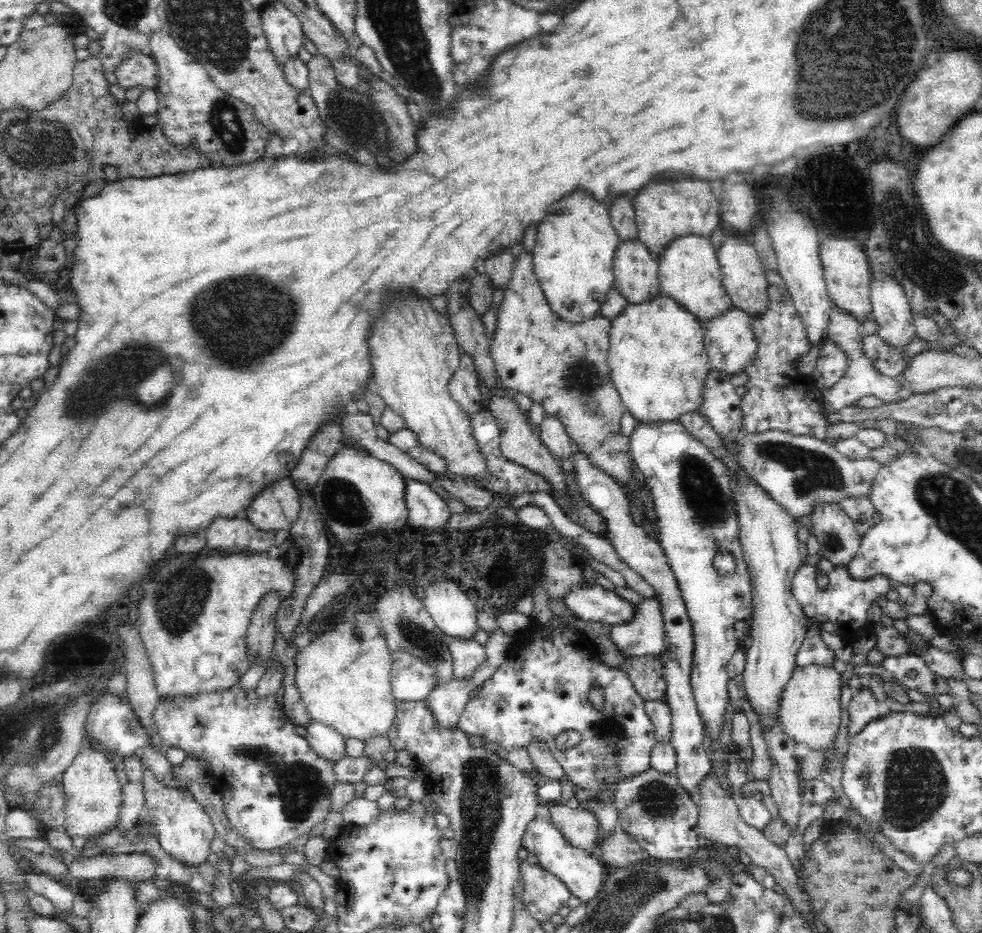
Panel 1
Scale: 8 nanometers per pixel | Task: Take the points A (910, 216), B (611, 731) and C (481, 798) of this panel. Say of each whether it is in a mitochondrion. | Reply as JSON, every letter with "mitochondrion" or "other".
{"A":"other","B":"mitochondrion","C":"mitochondrion"}

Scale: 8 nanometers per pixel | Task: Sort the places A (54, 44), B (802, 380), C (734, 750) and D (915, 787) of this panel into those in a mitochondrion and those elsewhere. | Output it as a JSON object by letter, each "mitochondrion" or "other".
{"A":"other","B":"other","C":"other","D":"mitochondrion"}

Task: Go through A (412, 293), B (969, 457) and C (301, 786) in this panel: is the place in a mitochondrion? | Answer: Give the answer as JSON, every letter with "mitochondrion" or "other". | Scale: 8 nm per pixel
{"A":"other","B":"mitochondrion","C":"mitochondrion"}

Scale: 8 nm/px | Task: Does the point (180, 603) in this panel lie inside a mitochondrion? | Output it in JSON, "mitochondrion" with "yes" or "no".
{"mitochondrion":"yes"}

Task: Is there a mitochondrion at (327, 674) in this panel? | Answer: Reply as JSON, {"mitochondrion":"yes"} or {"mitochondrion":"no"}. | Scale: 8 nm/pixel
{"mitochondrion":"no"}

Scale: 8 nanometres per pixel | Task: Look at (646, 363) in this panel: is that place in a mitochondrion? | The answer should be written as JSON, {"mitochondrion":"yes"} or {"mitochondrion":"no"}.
{"mitochondrion":"no"}

